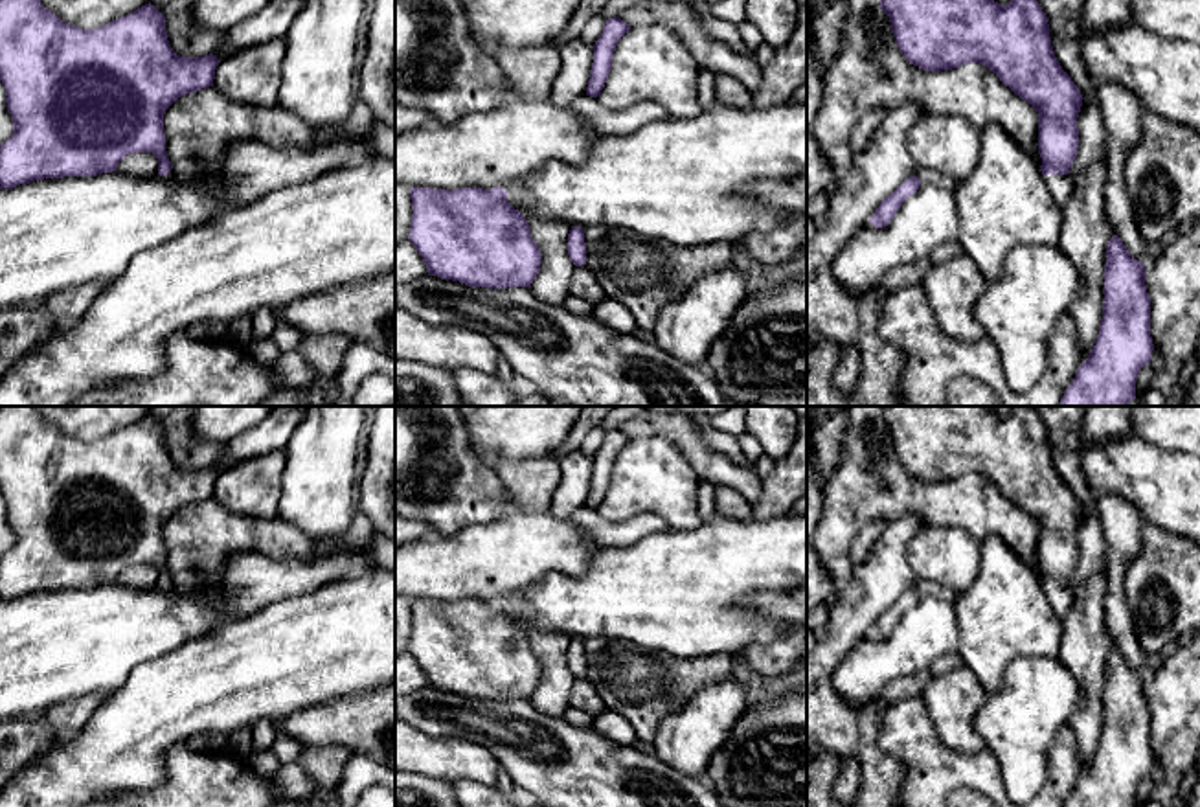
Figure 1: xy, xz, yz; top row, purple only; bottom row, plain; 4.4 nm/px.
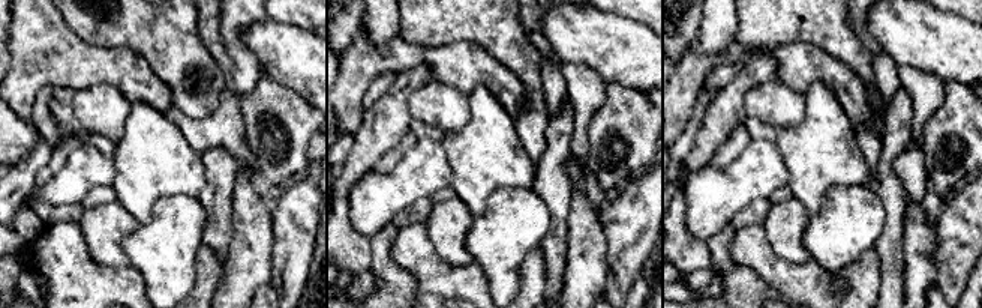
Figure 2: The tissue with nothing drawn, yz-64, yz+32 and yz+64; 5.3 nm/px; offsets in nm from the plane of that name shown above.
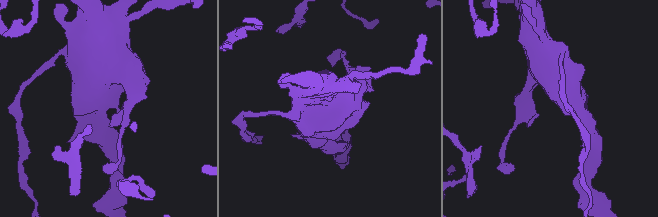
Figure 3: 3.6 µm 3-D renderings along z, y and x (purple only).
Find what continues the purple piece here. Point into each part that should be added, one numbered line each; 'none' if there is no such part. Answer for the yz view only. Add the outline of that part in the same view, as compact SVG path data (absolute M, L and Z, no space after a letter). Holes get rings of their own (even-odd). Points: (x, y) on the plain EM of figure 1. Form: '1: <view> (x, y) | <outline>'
1: yz (1061, 598) | M1046 586L1044 592L1057 616L1064 618L1070 612L1071 601L1075 597L1071 586Z

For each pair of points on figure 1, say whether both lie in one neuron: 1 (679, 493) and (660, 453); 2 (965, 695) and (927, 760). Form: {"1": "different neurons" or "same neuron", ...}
{"1": "same neuron", "2": "different neurons"}

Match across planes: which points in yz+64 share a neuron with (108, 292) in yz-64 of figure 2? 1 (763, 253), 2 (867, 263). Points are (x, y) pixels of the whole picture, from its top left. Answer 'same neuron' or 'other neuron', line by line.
1: same neuron
2: same neuron

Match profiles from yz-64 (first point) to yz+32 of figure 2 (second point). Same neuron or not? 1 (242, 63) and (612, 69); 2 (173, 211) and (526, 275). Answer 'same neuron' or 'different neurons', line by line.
1: different neurons
2: different neurons

